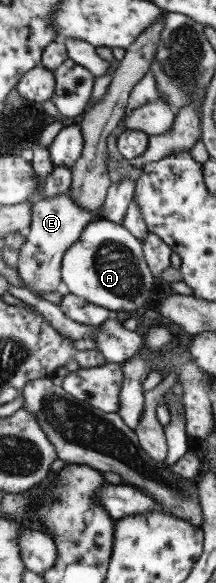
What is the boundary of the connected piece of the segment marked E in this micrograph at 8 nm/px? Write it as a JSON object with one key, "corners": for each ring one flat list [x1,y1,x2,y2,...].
{"corners":[[54,195,54,197,42,198,36,201,31,207,31,222,26,228,25,242,18,251,16,273,18,279,25,287,34,293,52,293,55,291,56,285,60,283,60,262,65,249,68,249,74,241,78,239,80,232,84,226,91,220,89,211,78,209,76,203,72,203,72,199,66,195]]}

